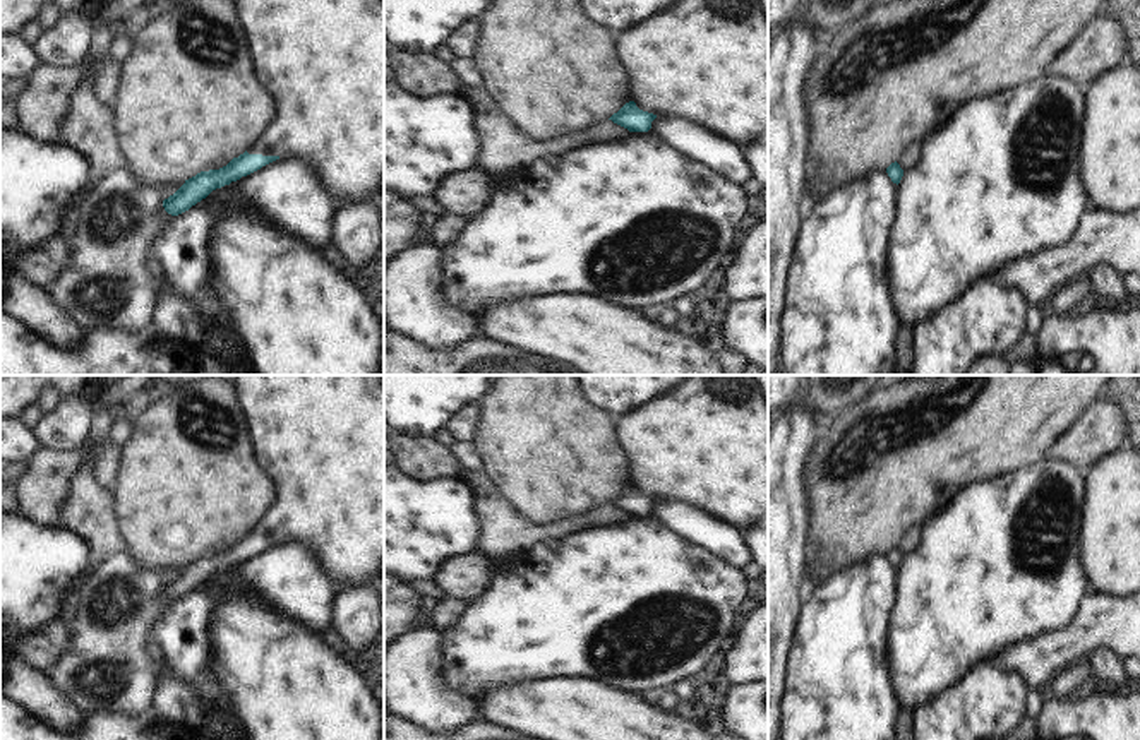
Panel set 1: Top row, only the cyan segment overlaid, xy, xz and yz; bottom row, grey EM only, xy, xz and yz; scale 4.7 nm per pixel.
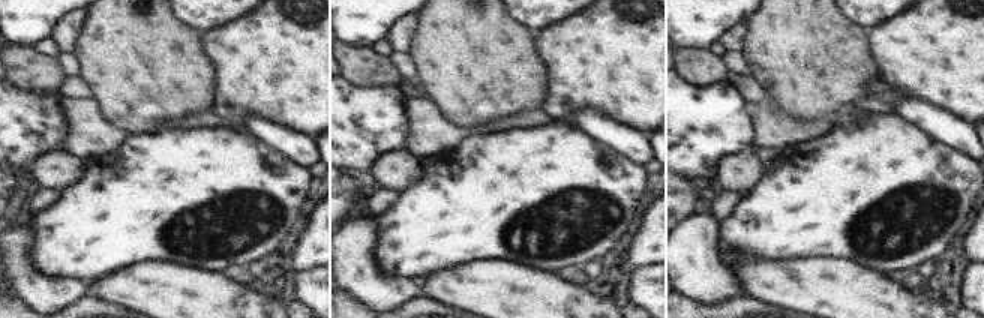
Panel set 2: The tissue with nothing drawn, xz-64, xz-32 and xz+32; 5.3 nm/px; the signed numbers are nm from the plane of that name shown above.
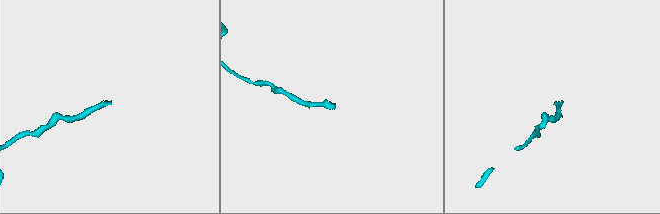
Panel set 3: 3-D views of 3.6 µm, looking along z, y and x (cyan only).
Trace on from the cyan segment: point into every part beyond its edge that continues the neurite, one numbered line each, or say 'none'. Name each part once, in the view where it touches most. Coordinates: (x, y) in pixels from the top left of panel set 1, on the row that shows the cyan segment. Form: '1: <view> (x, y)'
1: xy (323, 60)

